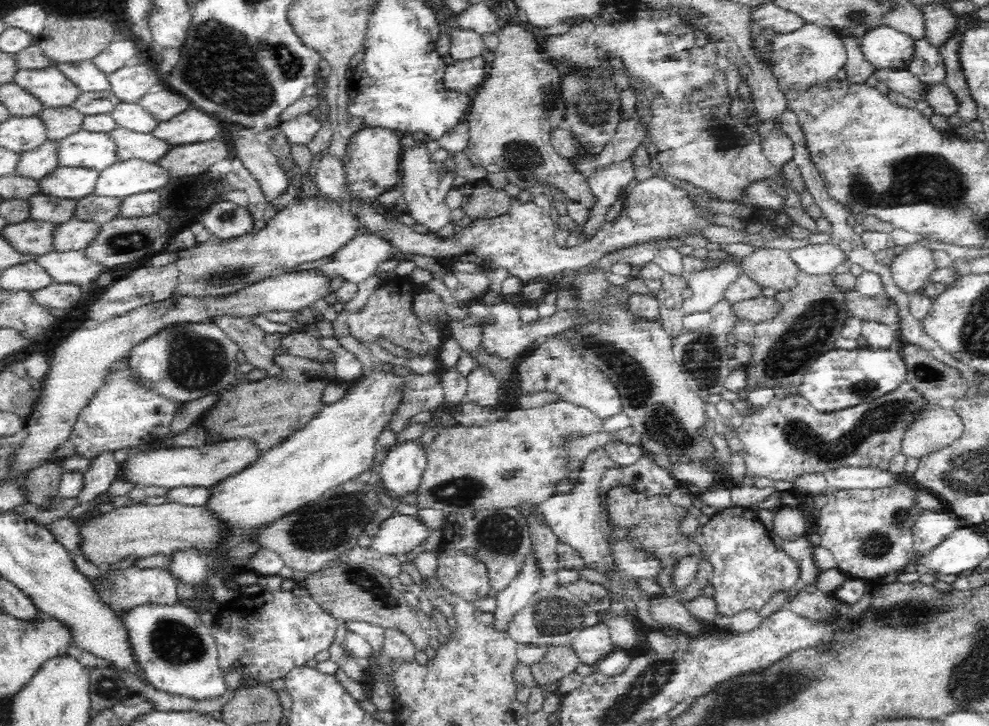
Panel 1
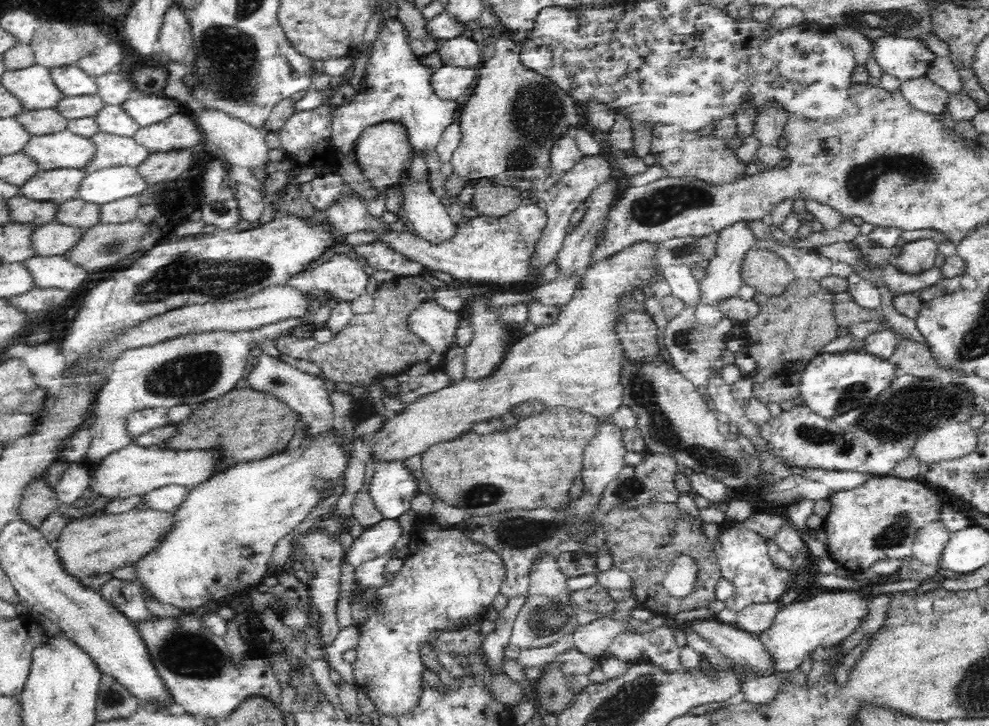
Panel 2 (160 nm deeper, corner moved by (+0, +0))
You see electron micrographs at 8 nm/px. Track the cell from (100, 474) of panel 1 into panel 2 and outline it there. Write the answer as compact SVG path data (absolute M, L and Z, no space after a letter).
M292 317L250 331L214 329L184 333L123 352L110 368L108 378L91 407L96 409L98 420L94 426L94 440L83 462L86 469L94 472L106 456L130 443L123 428L126 413L143 408L169 409L179 404L196 405L230 392L244 376L247 349L260 339L273 341L290 334L289 331L298 324L302 324L302 319Z

